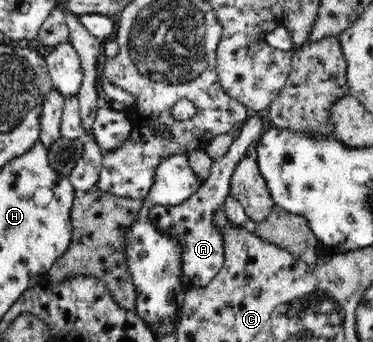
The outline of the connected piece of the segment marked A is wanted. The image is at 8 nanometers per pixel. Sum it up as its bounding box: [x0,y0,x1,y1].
[150,116,264,287]

